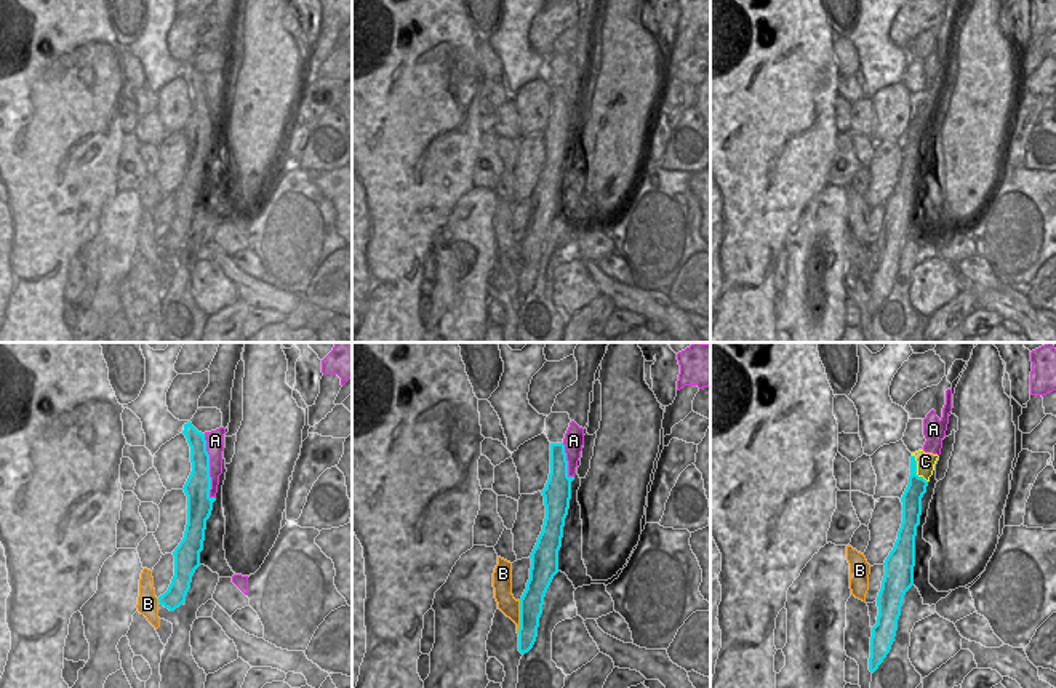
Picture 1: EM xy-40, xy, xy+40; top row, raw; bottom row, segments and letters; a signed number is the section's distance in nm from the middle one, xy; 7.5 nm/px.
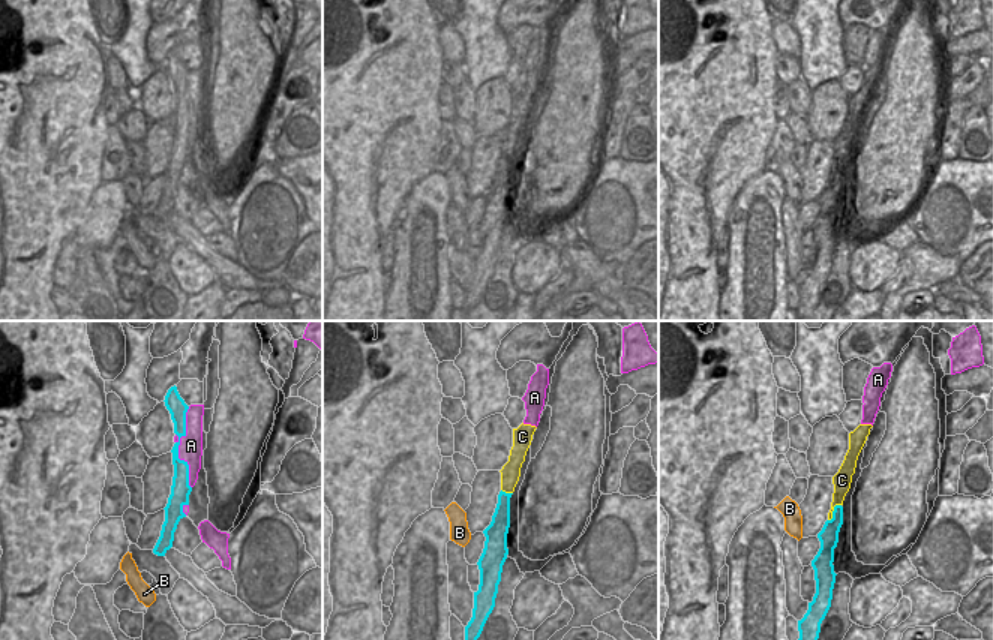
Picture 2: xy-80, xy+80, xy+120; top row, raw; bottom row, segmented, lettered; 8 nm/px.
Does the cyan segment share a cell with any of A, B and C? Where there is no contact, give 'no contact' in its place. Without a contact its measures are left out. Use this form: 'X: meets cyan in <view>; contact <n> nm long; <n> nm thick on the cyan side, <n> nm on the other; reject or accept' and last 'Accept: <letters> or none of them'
A: meets cyan in xy-40; contact 500 nm long; 190 nm thick on the cyan side, 140 nm on the other; reject
B: meets cyan in xy; contact 260 nm long; 170 nm thick on the cyan side, 140 nm on the other; reject
C: meets cyan in xy+40; contact 240 nm long; 150 nm thick on the cyan side, 140 nm on the other; reject
Accept: none of them

